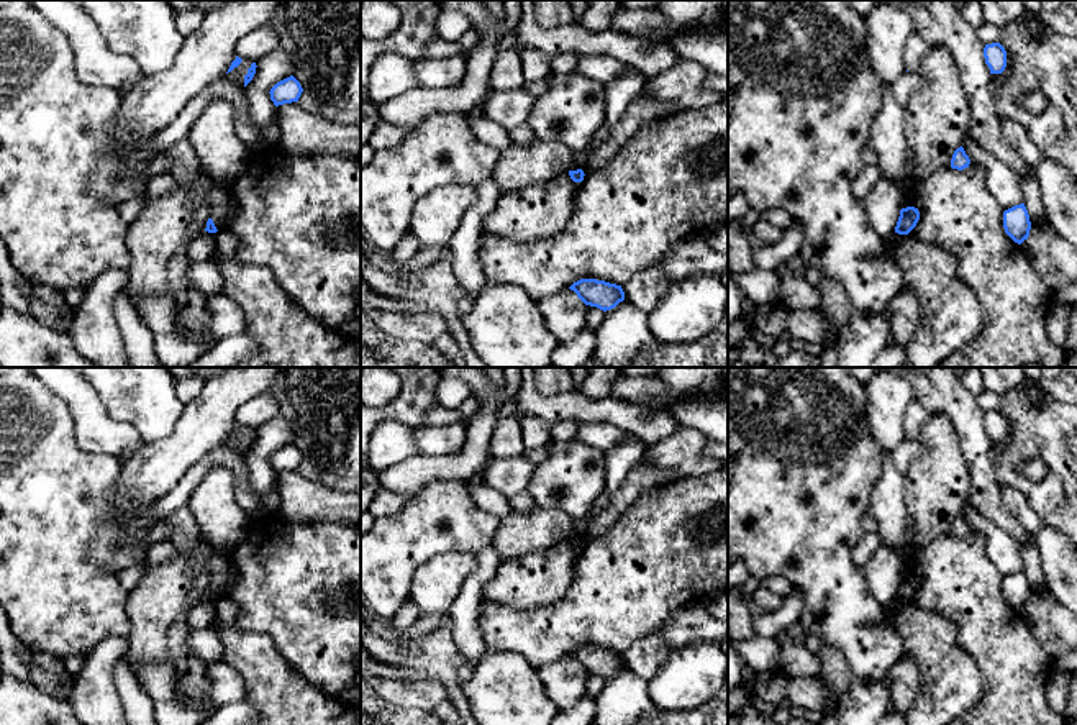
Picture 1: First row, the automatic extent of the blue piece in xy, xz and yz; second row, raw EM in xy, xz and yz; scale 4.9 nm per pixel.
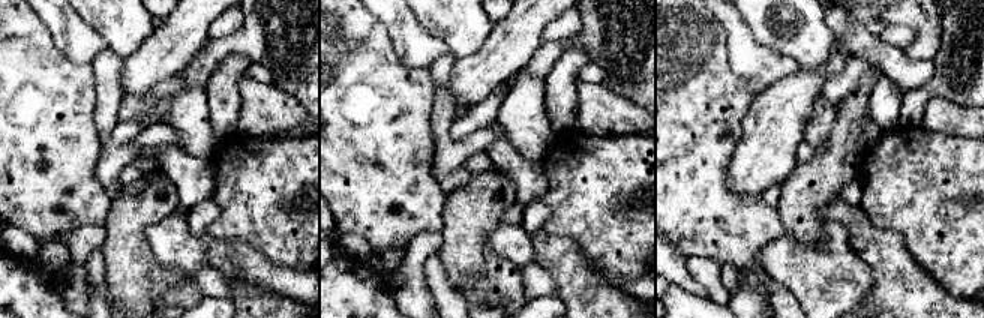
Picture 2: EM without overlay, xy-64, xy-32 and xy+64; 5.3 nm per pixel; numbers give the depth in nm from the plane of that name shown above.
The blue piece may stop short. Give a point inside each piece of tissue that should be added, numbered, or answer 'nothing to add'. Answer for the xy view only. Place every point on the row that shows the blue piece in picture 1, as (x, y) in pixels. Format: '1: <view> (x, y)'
nothing to add

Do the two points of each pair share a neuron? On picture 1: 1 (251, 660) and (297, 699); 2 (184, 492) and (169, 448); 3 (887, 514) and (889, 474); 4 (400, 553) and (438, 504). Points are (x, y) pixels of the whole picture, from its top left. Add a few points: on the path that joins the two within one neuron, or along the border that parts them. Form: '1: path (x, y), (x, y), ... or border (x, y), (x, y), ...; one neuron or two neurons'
1: path (263, 671), (286, 694); one neuron
2: border (207, 453), (153, 507); two neurons
3: path (887, 504), (889, 484); one neuron
4: path (408, 542), (435, 515); one neuron

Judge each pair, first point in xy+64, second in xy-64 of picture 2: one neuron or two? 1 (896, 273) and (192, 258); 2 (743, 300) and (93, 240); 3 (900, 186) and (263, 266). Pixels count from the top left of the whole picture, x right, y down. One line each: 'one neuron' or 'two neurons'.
1: two neurons
2: one neuron
3: two neurons

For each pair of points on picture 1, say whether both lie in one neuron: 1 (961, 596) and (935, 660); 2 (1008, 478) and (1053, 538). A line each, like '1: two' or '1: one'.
1: two
2: two

